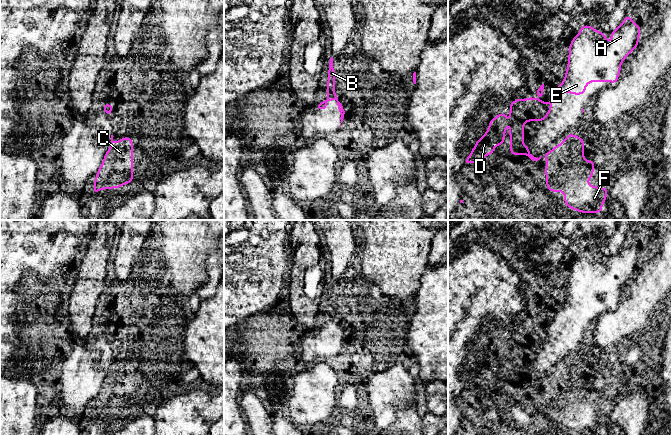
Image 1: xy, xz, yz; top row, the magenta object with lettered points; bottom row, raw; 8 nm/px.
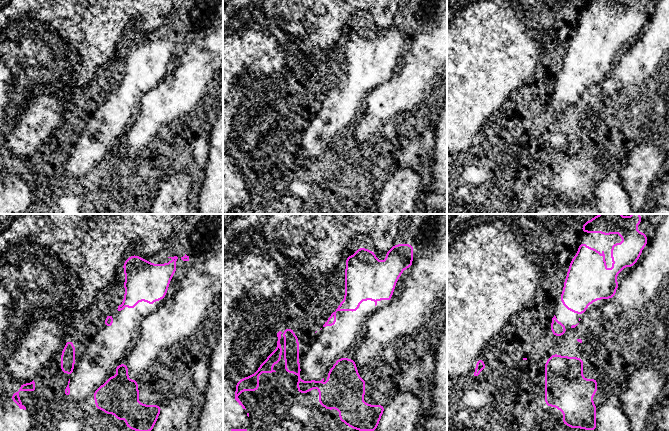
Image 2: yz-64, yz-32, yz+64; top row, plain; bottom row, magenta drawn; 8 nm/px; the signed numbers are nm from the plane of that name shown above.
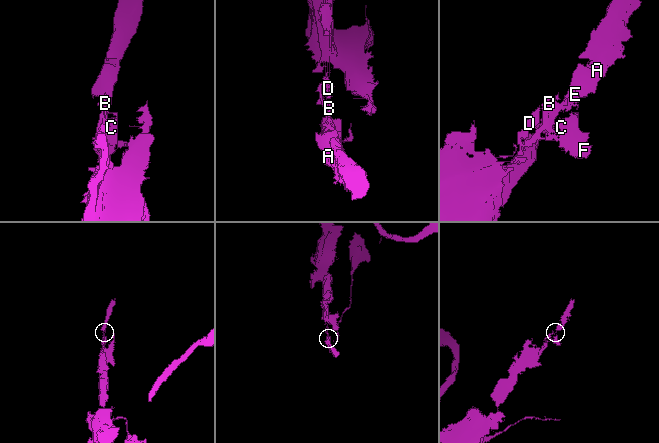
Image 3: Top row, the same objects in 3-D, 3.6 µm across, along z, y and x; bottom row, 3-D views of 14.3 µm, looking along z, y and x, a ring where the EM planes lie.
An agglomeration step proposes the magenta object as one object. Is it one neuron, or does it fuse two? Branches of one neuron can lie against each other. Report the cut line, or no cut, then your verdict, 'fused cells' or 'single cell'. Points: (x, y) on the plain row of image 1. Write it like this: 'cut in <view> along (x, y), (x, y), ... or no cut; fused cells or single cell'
cut in xz along (328, 319), (337, 324); fused cells

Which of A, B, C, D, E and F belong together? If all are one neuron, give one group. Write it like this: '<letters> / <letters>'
A E / B C D F

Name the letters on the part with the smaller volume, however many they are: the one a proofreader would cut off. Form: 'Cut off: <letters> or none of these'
Cut off: A, E

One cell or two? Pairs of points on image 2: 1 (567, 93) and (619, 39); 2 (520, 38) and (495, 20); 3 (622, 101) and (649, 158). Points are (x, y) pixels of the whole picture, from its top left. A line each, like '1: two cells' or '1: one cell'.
1: one cell
2: two cells
3: two cells

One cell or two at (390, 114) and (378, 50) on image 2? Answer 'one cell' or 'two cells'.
two cells

